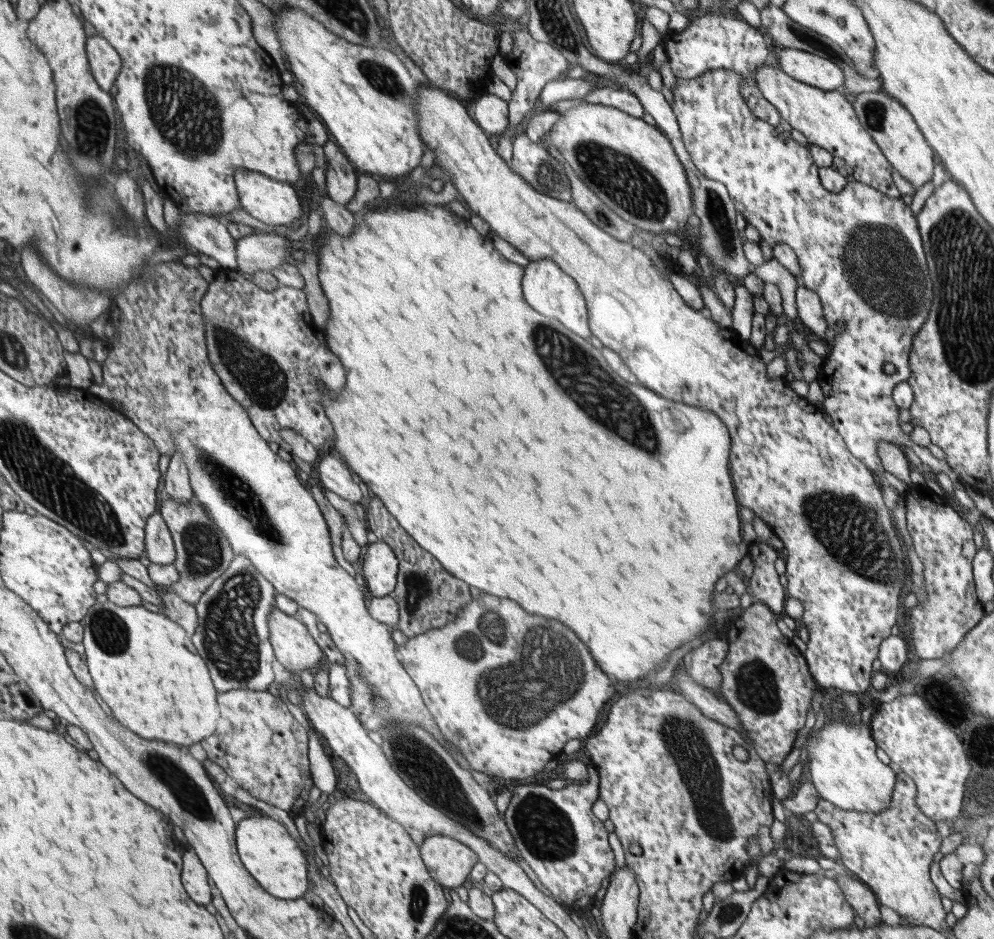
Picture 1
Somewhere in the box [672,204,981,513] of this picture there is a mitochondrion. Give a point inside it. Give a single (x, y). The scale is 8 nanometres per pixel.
(880, 294)

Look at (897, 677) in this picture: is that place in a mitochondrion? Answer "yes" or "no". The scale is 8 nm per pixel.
no

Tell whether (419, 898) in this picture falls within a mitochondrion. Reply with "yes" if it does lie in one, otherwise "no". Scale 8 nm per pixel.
yes

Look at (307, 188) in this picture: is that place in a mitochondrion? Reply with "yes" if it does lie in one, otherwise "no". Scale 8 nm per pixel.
no

